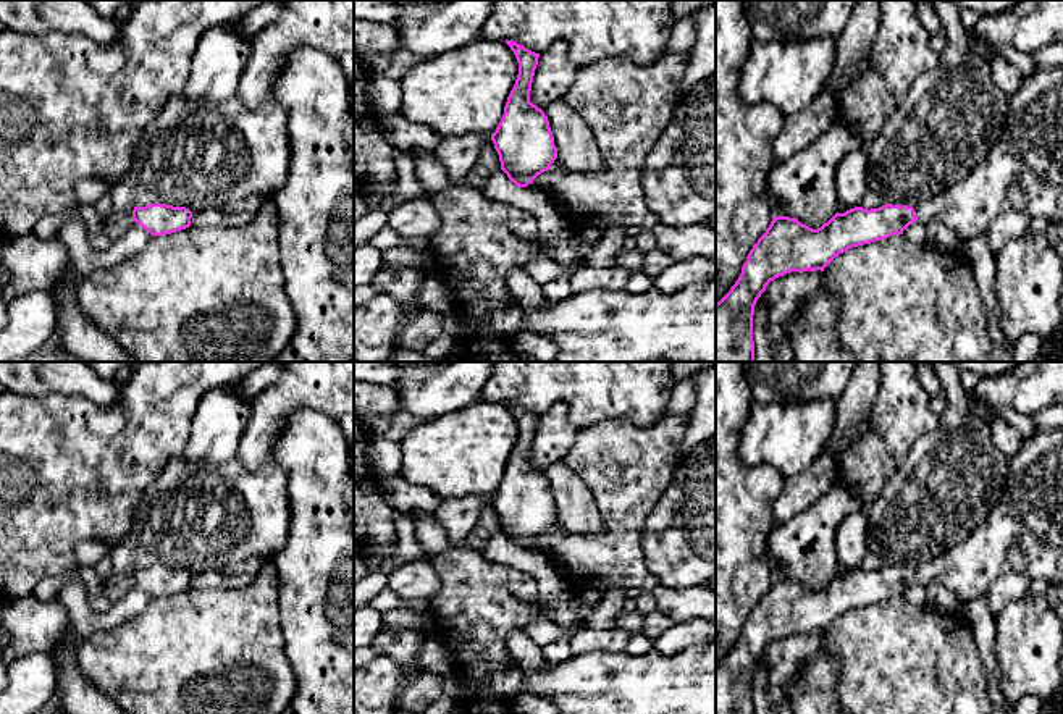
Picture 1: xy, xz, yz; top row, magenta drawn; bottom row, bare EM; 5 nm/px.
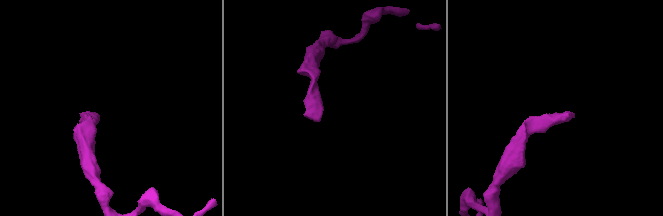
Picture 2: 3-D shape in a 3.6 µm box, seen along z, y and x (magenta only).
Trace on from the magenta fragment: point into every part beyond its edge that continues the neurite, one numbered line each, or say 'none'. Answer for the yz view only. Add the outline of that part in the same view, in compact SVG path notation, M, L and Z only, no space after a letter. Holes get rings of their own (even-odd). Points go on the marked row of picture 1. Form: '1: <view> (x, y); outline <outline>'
1: yz (1023, 172); outline M1063 65L1034 69L1023 78L1010 97L1005 128L987 157L963 179L913 208L916 223L940 221L961 244L1010 212L1063 225Z

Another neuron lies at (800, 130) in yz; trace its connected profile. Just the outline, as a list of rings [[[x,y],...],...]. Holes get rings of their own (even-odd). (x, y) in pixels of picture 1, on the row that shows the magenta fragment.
[[[822,92],[808,107],[785,116],[784,128],[774,141],[775,162],[785,162],[817,141],[838,115],[837,99],[830,92]]]

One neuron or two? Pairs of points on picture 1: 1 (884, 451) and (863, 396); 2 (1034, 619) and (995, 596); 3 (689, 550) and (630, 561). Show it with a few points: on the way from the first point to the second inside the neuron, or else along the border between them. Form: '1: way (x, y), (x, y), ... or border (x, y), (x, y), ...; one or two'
1: border (879, 378), (869, 427), (848, 448); two
2: border (1026, 593), (1012, 600), (995, 616); two
3: border (645, 519), (642, 532), (643, 561), (659, 583); two

